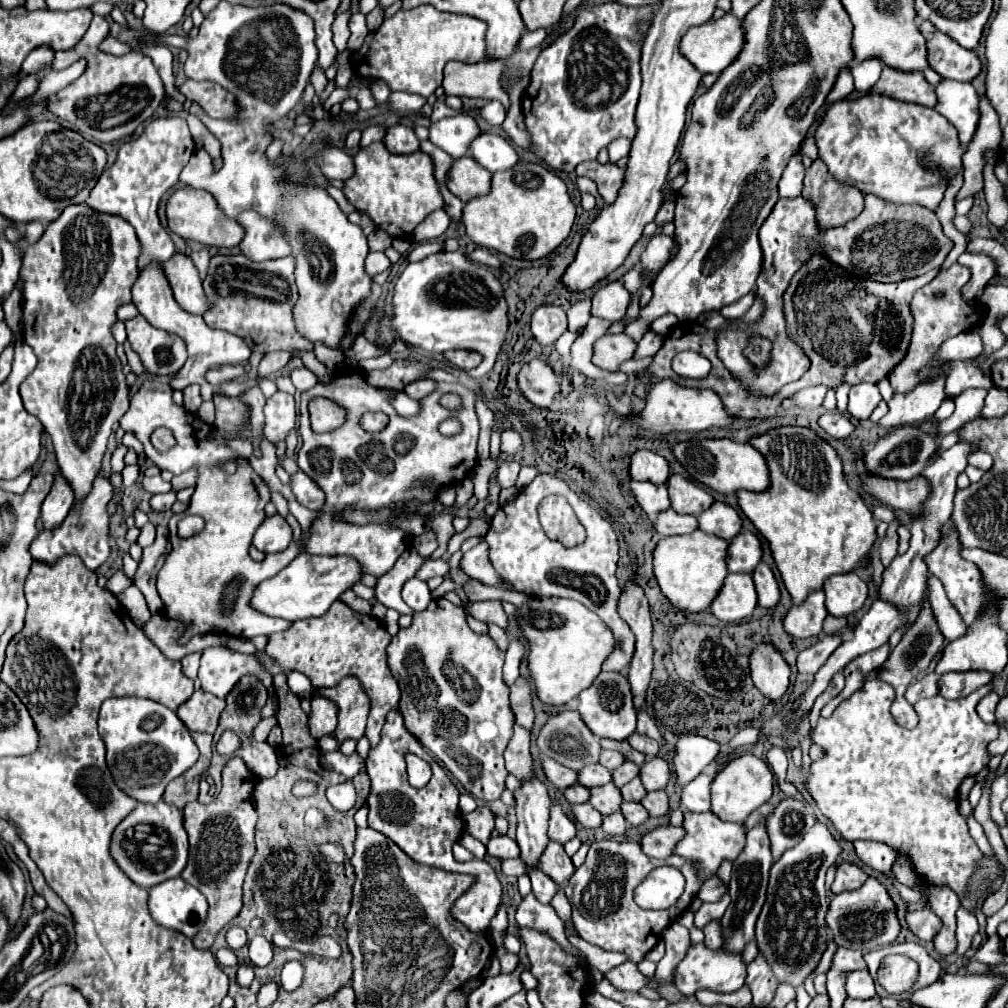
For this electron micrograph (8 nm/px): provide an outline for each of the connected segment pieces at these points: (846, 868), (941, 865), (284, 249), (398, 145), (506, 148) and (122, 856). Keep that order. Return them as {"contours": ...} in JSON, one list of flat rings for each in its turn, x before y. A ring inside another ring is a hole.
{"contours":[[[843,862,843,864,837,868,835,882,833,882,831,890,833,890,833,894,851,892,851,890,855,890,855,888,861,888,867,878,869,878,869,876,867,876,859,866,849,864,849,862]],[[867,680,859,692,849,700,841,702,831,718,821,718,811,738,825,748,825,756,811,764,811,774,807,776,807,790,815,798,819,810,833,822,845,840,879,840,893,846,901,854,909,854,915,872,927,884,947,884,959,896,963,896,969,876,975,870,975,862,981,858,981,850,969,834,967,820,957,812,957,788,967,776,977,776,987,762,987,744,999,736,999,726,983,724,979,720,975,706,991,690,983,686,973,694,957,700,947,700,935,696,929,700,919,700,915,712,919,714,919,724,907,730,895,724,889,706,895,698,895,690,879,680]],[[243,212,237,218,245,226,245,238,241,240,239,248,241,254,247,256,253,262,263,262,263,260,277,260,283,256,291,254,291,248,287,242,275,232,275,226,261,218,257,212]],[[403,124,385,128,383,144,389,148,389,152,395,152,395,154,411,154,419,150,419,140,413,134,413,128]],[[481,132,471,142,469,154,473,156,475,162,479,162,489,172,507,170,519,160,515,150,511,148,511,144,505,138,501,138,497,134,487,134,487,132]],[[167,802,139,804,113,832,111,858,141,888,153,888,163,880,175,878,187,864,189,842,183,828,183,812]]]}

